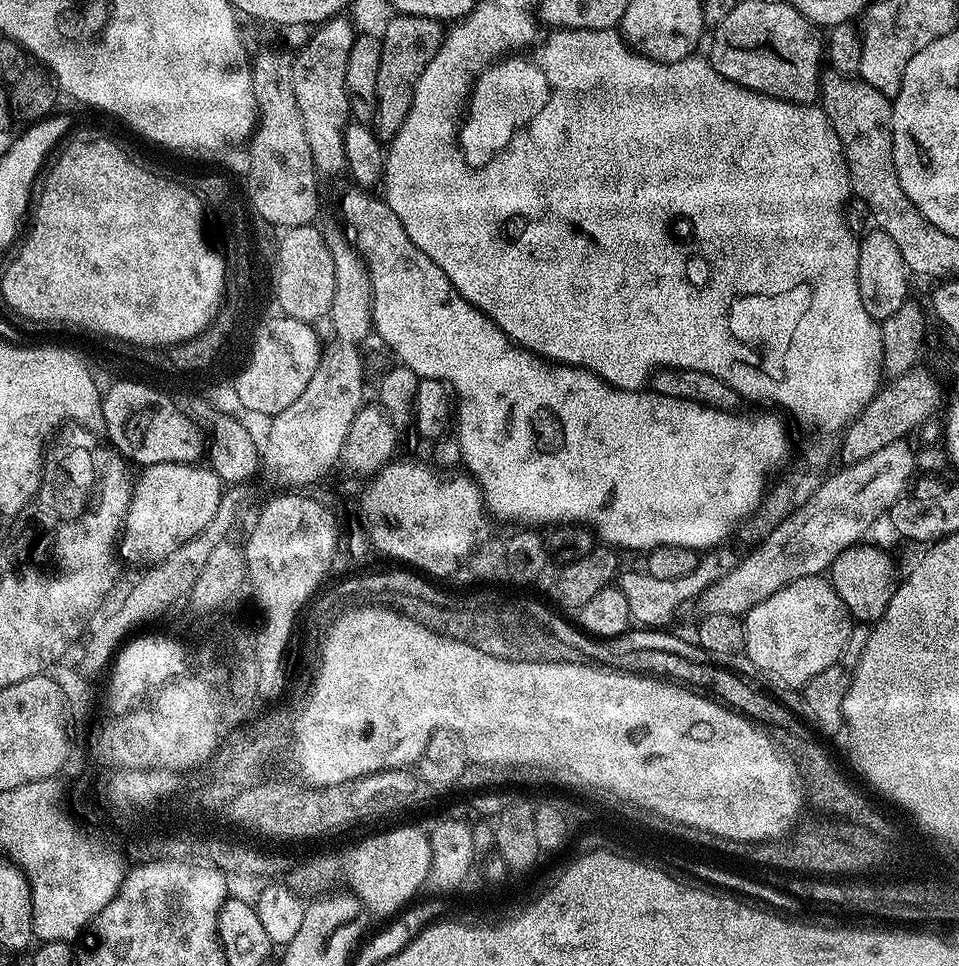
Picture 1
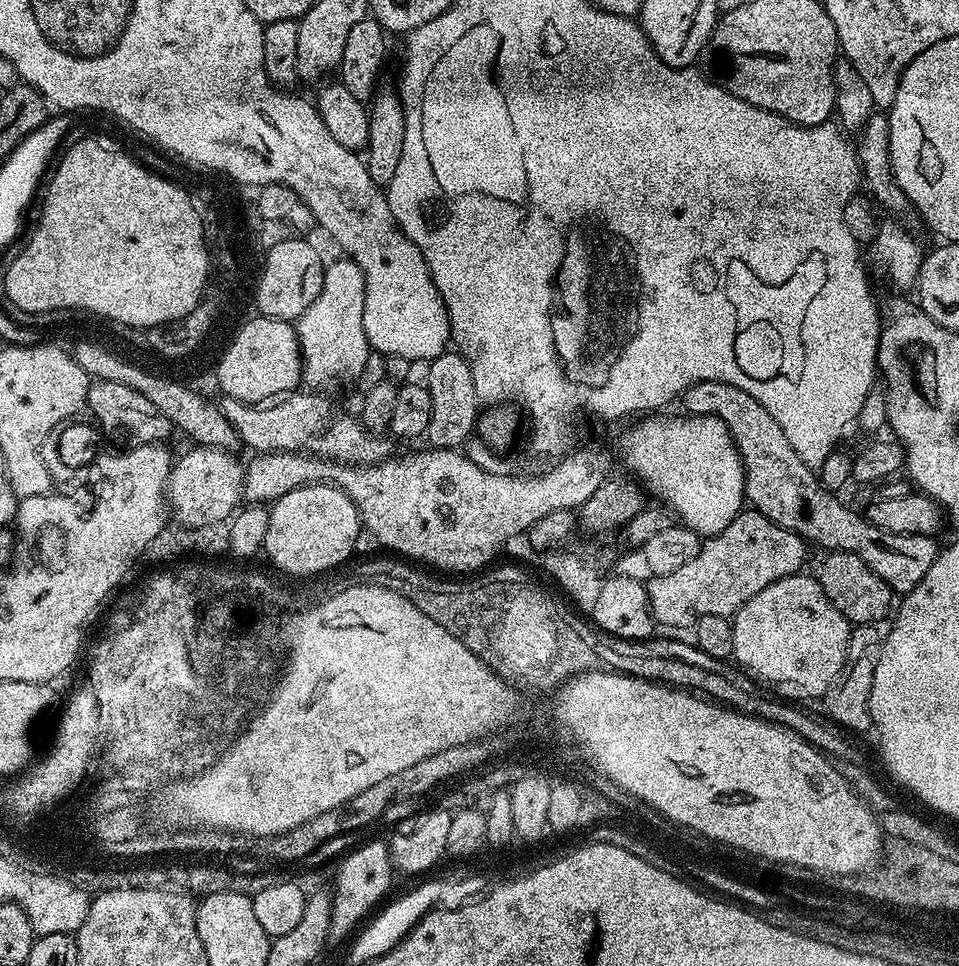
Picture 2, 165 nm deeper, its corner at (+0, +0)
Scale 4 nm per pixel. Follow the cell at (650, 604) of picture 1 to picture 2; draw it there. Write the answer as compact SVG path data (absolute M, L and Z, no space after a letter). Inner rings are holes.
M742 510L717 536L701 543L698 558L674 570L674 574L653 576L647 581L652 619L657 625L684 628L707 616L727 616L740 611L744 601L754 598L766 586L801 571L809 545L797 532L786 530L755 510Z

